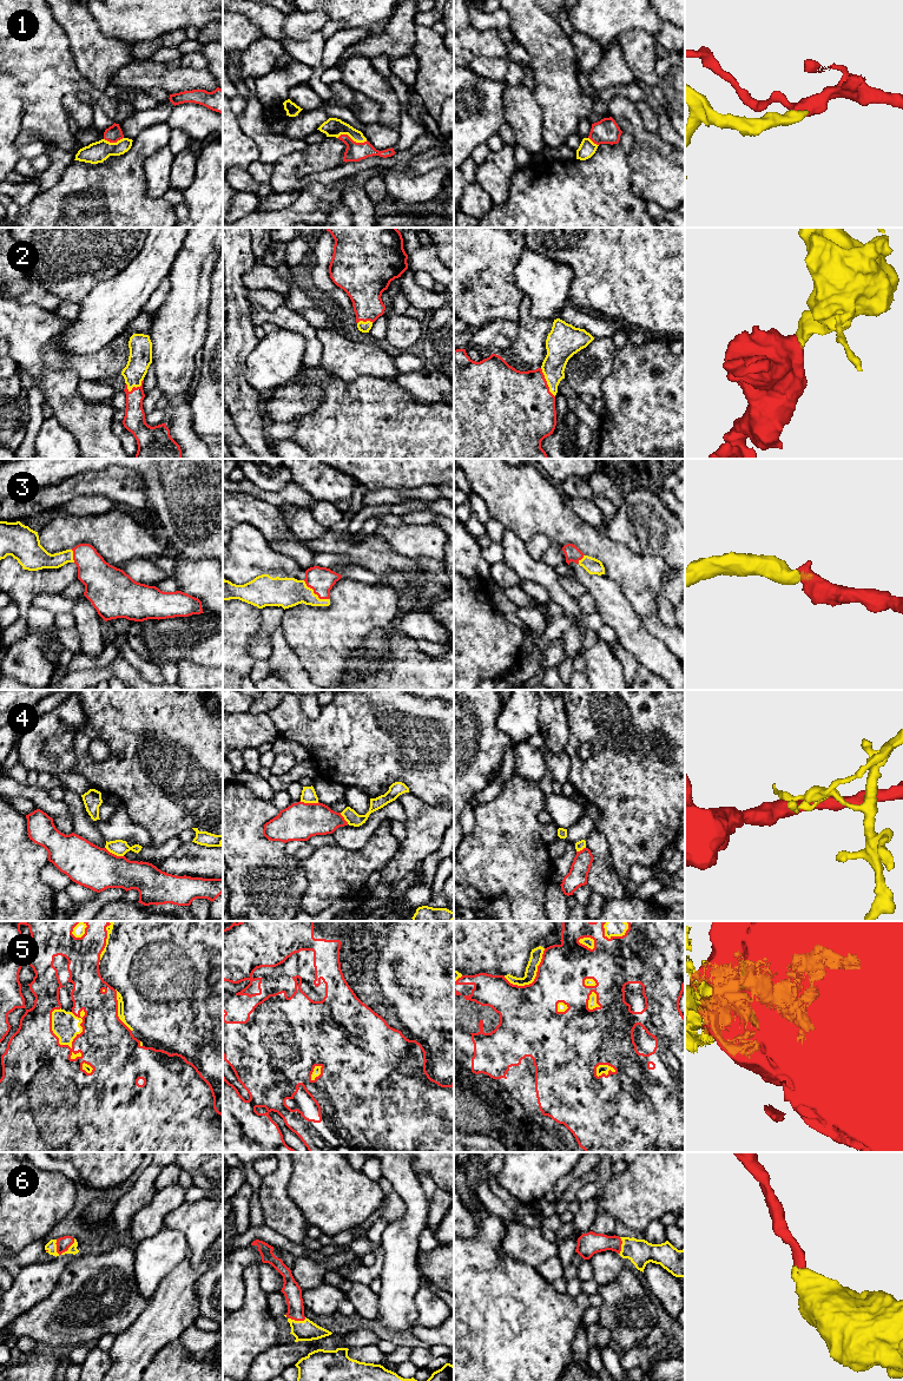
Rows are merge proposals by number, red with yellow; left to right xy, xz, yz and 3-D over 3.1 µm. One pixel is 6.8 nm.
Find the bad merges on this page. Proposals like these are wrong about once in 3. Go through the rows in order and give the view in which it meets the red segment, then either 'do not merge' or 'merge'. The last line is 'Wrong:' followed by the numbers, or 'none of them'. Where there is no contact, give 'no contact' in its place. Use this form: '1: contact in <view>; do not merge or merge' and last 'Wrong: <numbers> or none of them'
1: contact in xz; merge
2: contact in yz; merge
3: contact in xz; merge
4: contact in xz; do not merge
5: contact in xy; merge
6: contact in xy; merge
Wrong: 4

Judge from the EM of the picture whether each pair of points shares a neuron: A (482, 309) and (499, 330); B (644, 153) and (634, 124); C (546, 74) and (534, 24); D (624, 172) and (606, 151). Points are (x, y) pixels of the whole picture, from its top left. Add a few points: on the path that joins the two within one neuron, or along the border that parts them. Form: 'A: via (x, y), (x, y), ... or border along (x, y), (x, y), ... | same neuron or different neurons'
A: border along (516, 322), (493, 320), (478, 328) | different neurons
B: border along (634, 142), (651, 144), (664, 157) | different neurons
C: via (546, 61), (546, 43), (542, 37) | same neuron
D: via (619, 168), (607, 156) | same neuron

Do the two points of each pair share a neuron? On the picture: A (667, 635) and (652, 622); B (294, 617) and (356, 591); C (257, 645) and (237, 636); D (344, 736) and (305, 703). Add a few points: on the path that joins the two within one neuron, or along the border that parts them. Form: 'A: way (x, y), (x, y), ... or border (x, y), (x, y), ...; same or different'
A: way (664, 633), (656, 625); same
B: way (309, 617), (330, 617), (341, 606); same
C: border (261, 616), (261, 629), (249, 646), (255, 659); different
D: border (298, 702), (308, 717), (320, 714); different

